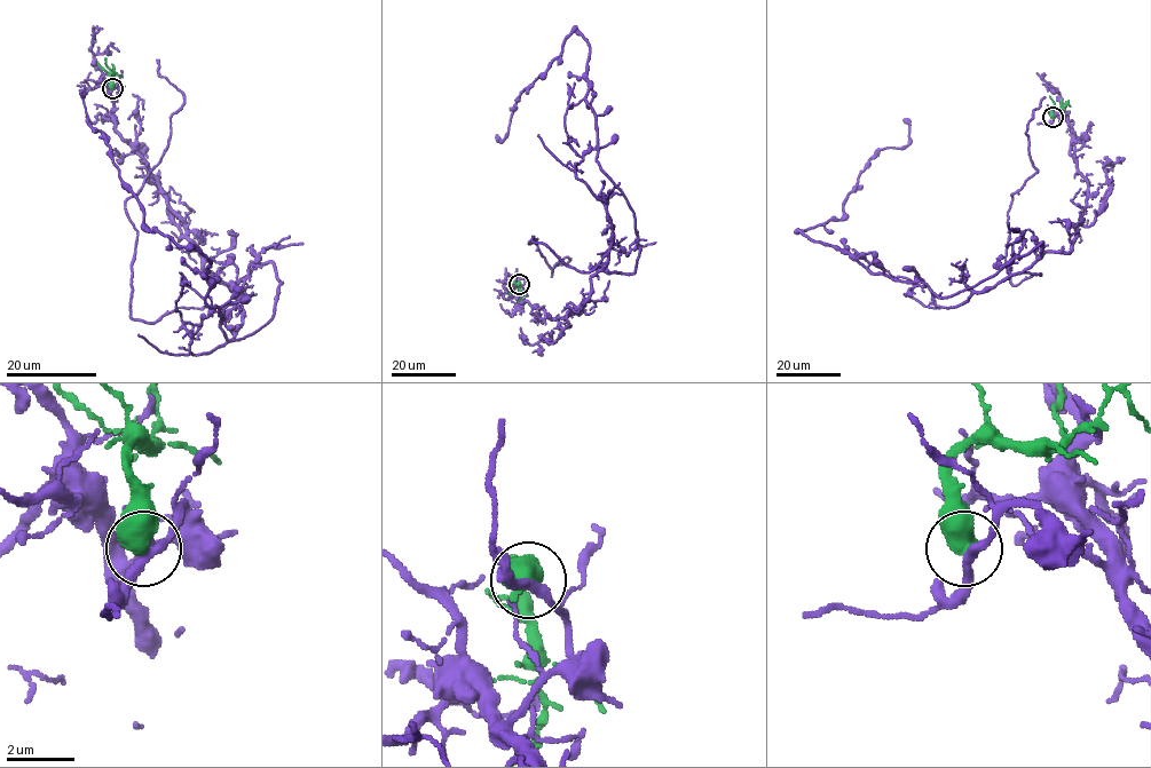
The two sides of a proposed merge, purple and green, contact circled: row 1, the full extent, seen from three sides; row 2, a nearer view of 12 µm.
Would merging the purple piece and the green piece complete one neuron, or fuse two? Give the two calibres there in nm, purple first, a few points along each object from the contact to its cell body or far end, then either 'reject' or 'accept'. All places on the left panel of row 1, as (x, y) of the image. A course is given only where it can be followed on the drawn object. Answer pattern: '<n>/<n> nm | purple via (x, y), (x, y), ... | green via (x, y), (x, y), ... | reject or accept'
280/650 nm | purple via (112, 89), (116, 132), (242, 308), (210, 351), (190, 351), (221, 318), (210, 262), (146, 228), (81, 89) | green via (112, 88), (112, 74), (96, 62) | reject

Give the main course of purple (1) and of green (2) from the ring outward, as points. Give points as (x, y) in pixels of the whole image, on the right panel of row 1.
1: (1053, 118), (1087, 182), (1072, 247), (946, 308), (799, 230), (842, 218), (866, 163), (909, 143), (905, 118)
2: (1053, 117), (1051, 109), (1061, 108), (1063, 99)

